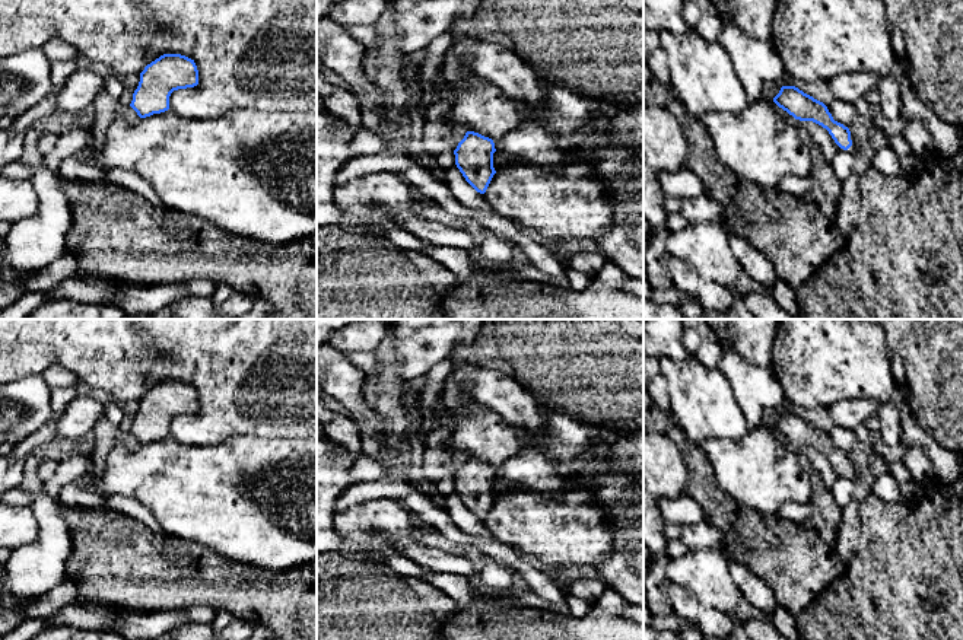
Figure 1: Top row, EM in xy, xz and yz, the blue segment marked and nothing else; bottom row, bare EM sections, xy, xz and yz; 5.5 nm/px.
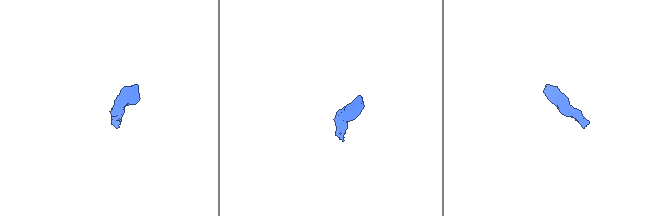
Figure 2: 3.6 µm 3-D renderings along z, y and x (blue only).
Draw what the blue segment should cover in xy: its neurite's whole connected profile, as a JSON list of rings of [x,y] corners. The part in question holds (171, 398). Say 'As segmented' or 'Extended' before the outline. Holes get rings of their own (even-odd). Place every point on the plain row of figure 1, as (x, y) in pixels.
As segmented. [[[163,381],[144,394],[133,420],[130,433],[140,445],[169,436],[174,417],[198,411],[198,397],[194,386],[181,381]]]

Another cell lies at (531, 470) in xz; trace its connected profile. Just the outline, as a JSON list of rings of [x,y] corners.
[[[522,434],[521,450],[505,461],[500,474],[493,480],[495,497],[511,488],[521,488],[541,497],[560,497],[568,488],[568,478],[556,472],[554,462],[544,449],[533,445],[533,434]]]

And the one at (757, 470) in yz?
[[[763,423],[737,440],[709,439],[702,446],[718,488],[737,502],[762,515],[778,513],[781,506],[789,500],[810,504],[813,499],[810,474],[798,455],[776,436],[772,424]]]

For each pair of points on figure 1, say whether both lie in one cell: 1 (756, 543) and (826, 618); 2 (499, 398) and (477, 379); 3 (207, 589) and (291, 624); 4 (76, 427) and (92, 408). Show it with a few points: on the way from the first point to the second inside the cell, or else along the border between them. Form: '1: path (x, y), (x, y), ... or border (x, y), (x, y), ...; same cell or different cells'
1: border (836, 578), (795, 615); different cells
2: path (493, 392), (483, 385); same cell
3: path (228, 589), (241, 589), (263, 596), (270, 604); same cell
4: path (78, 423), (88, 413); same cell

